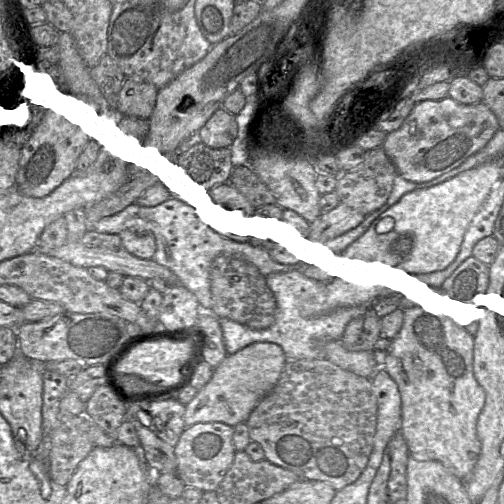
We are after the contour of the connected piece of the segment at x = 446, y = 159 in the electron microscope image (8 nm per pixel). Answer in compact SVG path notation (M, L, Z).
M447 96L417 103L401 127L386 135L381 148L401 177L424 183L458 167L482 149L498 129L495 114L484 102L462 104Z

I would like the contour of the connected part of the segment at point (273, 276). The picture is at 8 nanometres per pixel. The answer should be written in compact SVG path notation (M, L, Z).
M300 265L284 267L283 271L271 273L266 283L276 300L275 322L263 330L255 330L228 318L220 318L225 349L228 355L256 342L271 342L279 345L287 361L325 358L324 345L327 341L340 340L346 325L375 307L374 301L363 301L329 311L327 285L323 280L308 277Z

